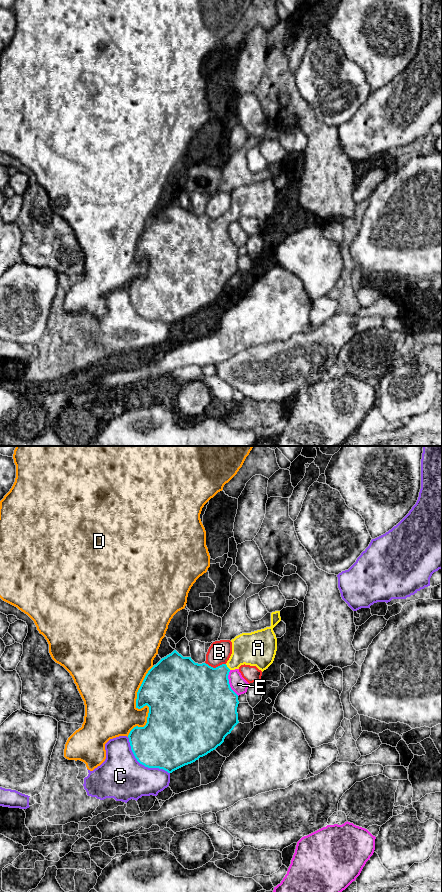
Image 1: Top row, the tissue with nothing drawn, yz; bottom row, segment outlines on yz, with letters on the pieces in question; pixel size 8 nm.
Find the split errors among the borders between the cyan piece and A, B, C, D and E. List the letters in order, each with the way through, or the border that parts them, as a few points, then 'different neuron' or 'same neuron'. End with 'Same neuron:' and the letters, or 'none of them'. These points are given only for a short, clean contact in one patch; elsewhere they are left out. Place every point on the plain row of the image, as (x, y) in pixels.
A: way yz (206, 242), (227, 219), (246, 202), (252, 201); same neuron
B: different neuron
C: different neuron
D: different neuron
E: different neuron
Same neuron: A

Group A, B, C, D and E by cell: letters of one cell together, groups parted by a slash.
A / B / C / D / E

